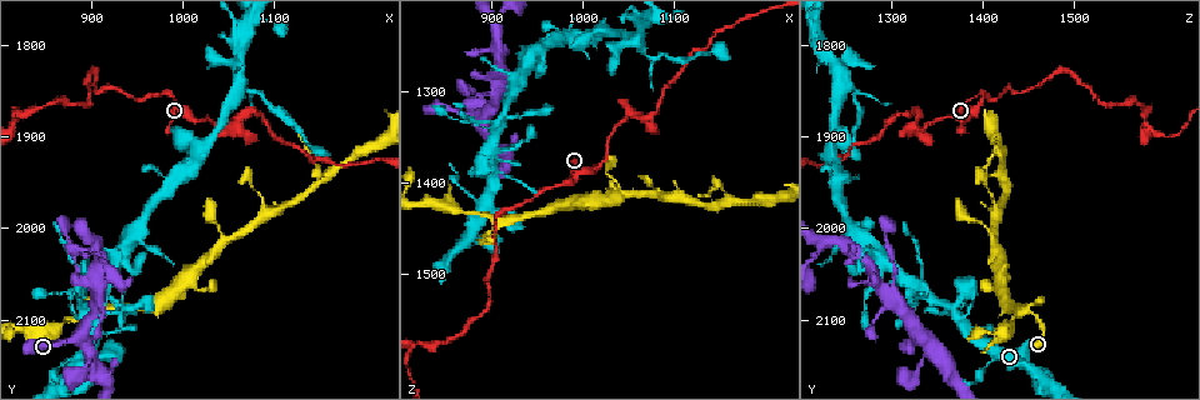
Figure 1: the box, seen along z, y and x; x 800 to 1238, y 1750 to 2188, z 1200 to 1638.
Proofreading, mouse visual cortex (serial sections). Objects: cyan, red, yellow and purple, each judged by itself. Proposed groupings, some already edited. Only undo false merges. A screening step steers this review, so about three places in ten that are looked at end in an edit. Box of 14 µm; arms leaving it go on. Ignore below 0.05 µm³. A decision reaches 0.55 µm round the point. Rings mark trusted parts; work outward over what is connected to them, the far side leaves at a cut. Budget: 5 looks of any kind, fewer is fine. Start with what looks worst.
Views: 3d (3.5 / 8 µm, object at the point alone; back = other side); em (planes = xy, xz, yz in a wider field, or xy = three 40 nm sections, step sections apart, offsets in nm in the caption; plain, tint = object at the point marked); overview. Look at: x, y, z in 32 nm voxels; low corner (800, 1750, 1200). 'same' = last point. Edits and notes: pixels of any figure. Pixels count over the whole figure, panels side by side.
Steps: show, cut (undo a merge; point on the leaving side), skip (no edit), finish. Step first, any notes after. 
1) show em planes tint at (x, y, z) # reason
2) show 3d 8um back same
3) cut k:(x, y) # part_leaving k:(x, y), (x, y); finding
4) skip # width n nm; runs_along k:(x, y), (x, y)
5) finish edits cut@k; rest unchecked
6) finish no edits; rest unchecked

show 3d 8um back at (905, 2090, 1445) # three-way junction

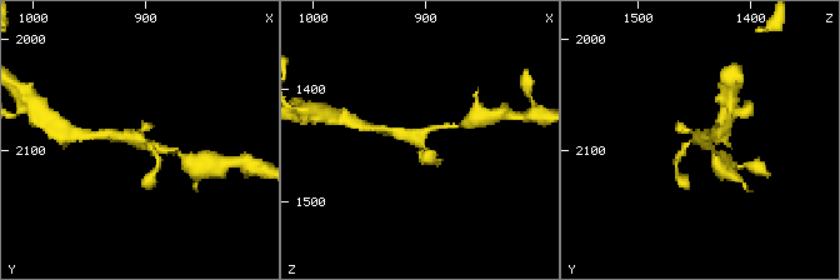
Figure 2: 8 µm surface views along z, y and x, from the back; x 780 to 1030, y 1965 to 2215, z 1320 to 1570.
show 3d 3.5um at (910, 2092, 1446) # zoom in

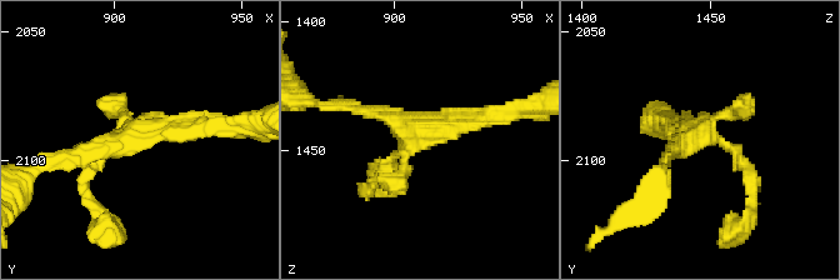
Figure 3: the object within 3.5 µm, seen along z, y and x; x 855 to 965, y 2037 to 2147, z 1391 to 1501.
skip # runs_along 3:(366, 190), (420, 135), (493, 113); continuous, no second cell

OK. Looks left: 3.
show 3d 3.5um at (1165, 1940, 1415) # branch point

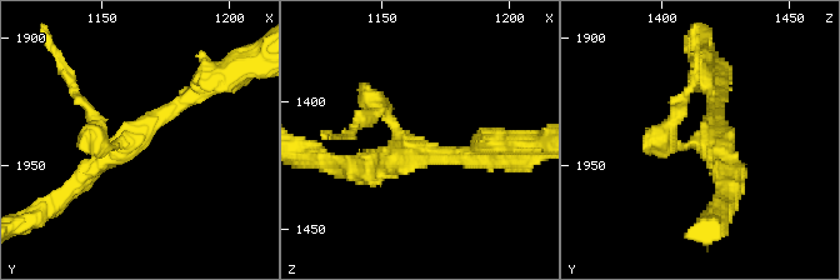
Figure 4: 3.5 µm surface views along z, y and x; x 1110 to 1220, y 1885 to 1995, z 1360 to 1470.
show em xy step 2 plain at (1162, 1941, 1419) # arms 3; arm_widths 200, 200, 250 nm; now the EM

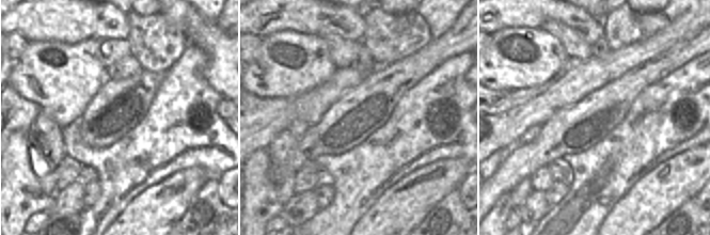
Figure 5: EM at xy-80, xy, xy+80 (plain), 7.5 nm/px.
show em xy step 2 tint same

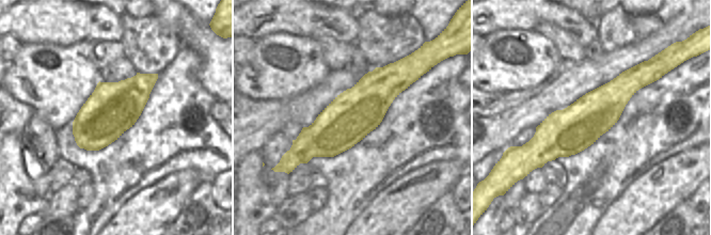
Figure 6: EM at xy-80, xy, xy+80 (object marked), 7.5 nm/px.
skip # runs_along 4:(68, 193), (151, 120), (198, 93); all the same cell

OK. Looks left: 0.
finish no edits; rest unchecked

